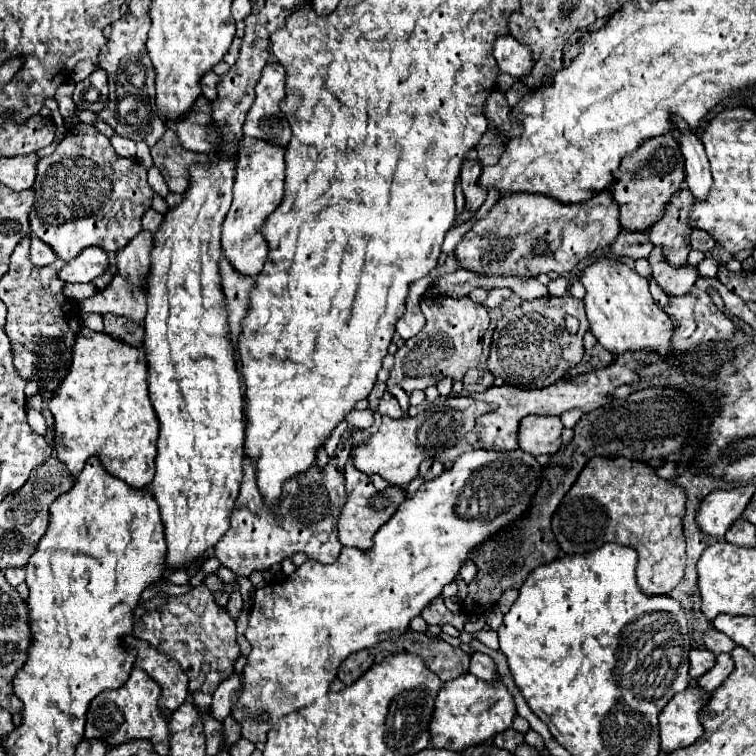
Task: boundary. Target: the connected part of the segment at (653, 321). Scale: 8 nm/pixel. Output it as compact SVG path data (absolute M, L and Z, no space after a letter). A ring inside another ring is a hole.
M601 257L593 265L585 267L579 281L587 291L583 301L589 329L607 351L613 355L621 355L627 349L655 349L661 355L669 353L673 323L653 301L645 277L617 259Z

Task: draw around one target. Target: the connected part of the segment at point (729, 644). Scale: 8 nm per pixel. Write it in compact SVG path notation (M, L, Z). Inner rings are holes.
M709 629L707 633L705 633L705 637L703 637L703 641L705 641L705 647L707 649L711 649L713 653L731 653L733 649L735 649L735 645L733 645L733 641L729 639L729 637L725 637L721 631L717 631L717 629Z

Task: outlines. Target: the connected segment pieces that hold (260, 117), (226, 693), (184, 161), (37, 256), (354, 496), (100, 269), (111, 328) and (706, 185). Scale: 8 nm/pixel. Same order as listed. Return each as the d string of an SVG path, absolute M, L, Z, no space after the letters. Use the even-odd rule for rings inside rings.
M269 61L255 87L257 99L247 113L243 131L245 135L265 139L275 145L287 145L291 129L281 115L279 103L285 97L285 69L277 61Z
M233 673L225 681L221 681L217 691L213 693L213 703L211 703L213 717L223 721L231 713L231 705L237 703L239 695L241 695L241 673Z
M167 127L167 131L153 145L150 153L153 163L161 169L173 193L185 193L189 187L189 169L197 163L203 163L201 153L189 153L187 149L181 149L181 143L177 141L177 133L171 127Z
M31 237L31 261L35 265L51 265L55 259L57 255L53 253L53 249L49 249L49 245L45 245L45 241Z
M349 456L345 465L345 481L347 481L347 505L343 505L343 511L341 511L341 517L339 517L339 539L345 547L371 549L373 535L377 533L377 529L381 525L385 525L391 519L391 515L397 511L397 507L407 499L405 491L401 487L389 485L387 493L377 493L369 475L355 469L352 456ZM381 495L387 495L387 505L385 507L379 507L379 501L383 501Z
M89 247L85 249L79 257L75 257L73 261L69 261L59 277L65 283L91 283L95 277L103 275L109 267L109 257L103 249L97 247Z
M103 315L103 319L105 319L105 333L119 337L123 341L129 341L131 345L141 345L145 335L143 327L131 321L125 321L123 317L117 317L117 315Z
M677 121L677 131L679 131L681 151L683 151L683 157L685 157L687 187L693 191L693 195L699 201L703 201L709 195L709 189L713 187L713 177L711 177L711 171L709 171L709 161L707 161L705 149L703 149L703 143L681 121Z

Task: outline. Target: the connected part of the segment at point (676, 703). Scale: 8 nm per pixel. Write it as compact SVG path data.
M689 685L685 691L675 693L669 705L661 711L659 731L661 749L671 753L681 747L689 747L703 737L703 725L699 721L701 709L709 703L711 693L699 685Z

